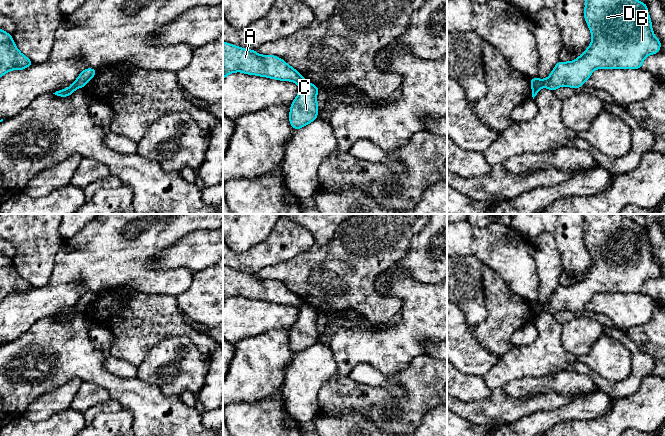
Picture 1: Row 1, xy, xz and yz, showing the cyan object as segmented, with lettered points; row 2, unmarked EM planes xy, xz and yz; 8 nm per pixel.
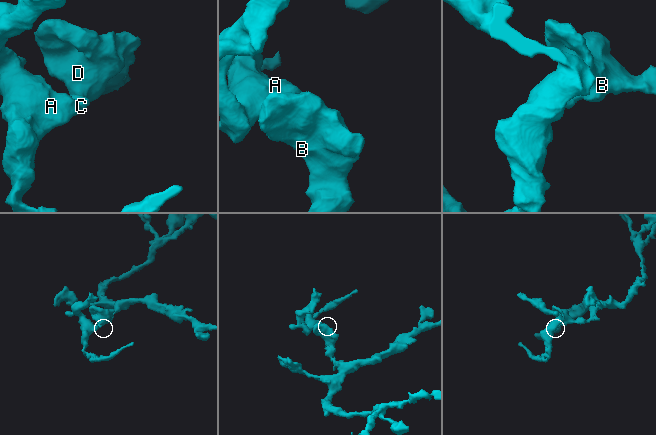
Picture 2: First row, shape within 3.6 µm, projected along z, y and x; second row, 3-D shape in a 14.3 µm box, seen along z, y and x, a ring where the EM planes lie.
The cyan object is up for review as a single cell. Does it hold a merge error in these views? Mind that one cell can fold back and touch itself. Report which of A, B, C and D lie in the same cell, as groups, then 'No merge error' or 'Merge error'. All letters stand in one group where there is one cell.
Groups: A / B C D. Merge error

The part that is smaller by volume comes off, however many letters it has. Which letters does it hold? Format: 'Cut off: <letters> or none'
Cut off: A

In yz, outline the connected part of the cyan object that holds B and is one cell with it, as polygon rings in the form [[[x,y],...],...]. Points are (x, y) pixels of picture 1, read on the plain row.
[[[583,214],[586,228],[584,243],[592,259],[591,268],[576,284],[569,286],[558,285],[547,303],[539,303],[541,311],[556,314],[561,310],[578,313],[592,299],[595,293],[640,293],[648,279],[660,275],[661,266],[654,259],[652,246],[646,227],[641,227],[625,214]]]

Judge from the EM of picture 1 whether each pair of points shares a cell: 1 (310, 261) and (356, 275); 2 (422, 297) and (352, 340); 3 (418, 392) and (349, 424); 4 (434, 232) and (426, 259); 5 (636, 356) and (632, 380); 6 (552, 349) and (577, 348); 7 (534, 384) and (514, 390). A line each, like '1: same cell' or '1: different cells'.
1: same cell
2: same cell
3: different cells
4: same cell
5: same cell
6: different cells
7: same cell

